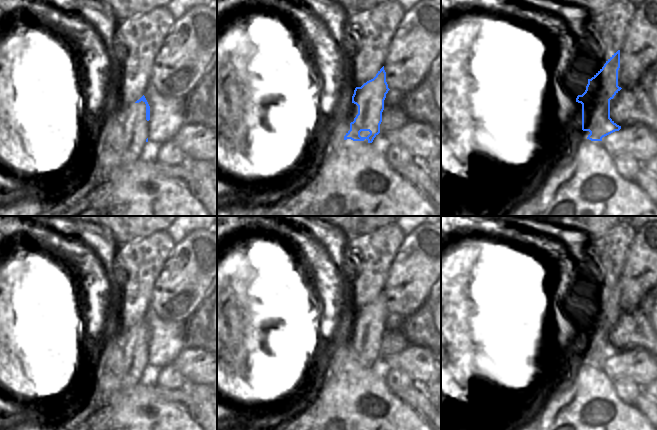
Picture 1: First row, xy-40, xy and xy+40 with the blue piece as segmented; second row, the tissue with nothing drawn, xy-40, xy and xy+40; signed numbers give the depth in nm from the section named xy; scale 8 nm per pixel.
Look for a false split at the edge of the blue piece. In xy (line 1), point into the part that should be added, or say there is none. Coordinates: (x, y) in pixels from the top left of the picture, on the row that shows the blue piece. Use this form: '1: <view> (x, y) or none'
1: none

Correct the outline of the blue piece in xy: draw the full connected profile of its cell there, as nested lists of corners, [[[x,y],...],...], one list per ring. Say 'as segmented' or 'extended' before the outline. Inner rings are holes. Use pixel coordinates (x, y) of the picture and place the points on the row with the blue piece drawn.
as segmented | [[[384,66],[373,79],[355,88],[352,103],[358,106],[358,114],[350,123],[350,130],[344,136],[344,140],[367,139],[368,143],[373,142],[380,133],[384,100],[389,90]]]

